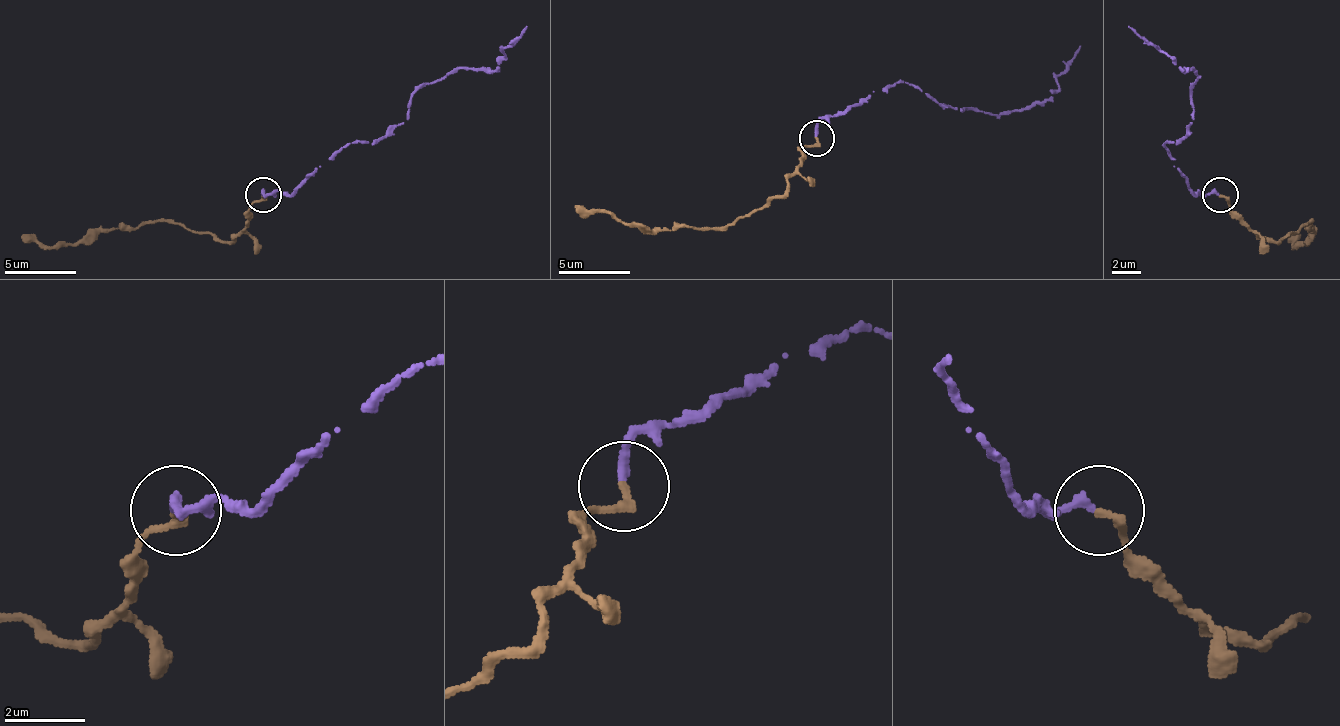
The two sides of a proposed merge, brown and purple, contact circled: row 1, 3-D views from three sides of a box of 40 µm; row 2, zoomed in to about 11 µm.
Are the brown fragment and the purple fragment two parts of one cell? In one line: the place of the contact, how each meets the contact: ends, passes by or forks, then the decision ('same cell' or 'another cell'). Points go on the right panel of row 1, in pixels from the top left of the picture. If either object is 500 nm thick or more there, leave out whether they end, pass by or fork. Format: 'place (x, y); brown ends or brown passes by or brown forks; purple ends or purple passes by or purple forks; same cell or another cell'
place (1220, 195); brown ends; purple ends; same cell

